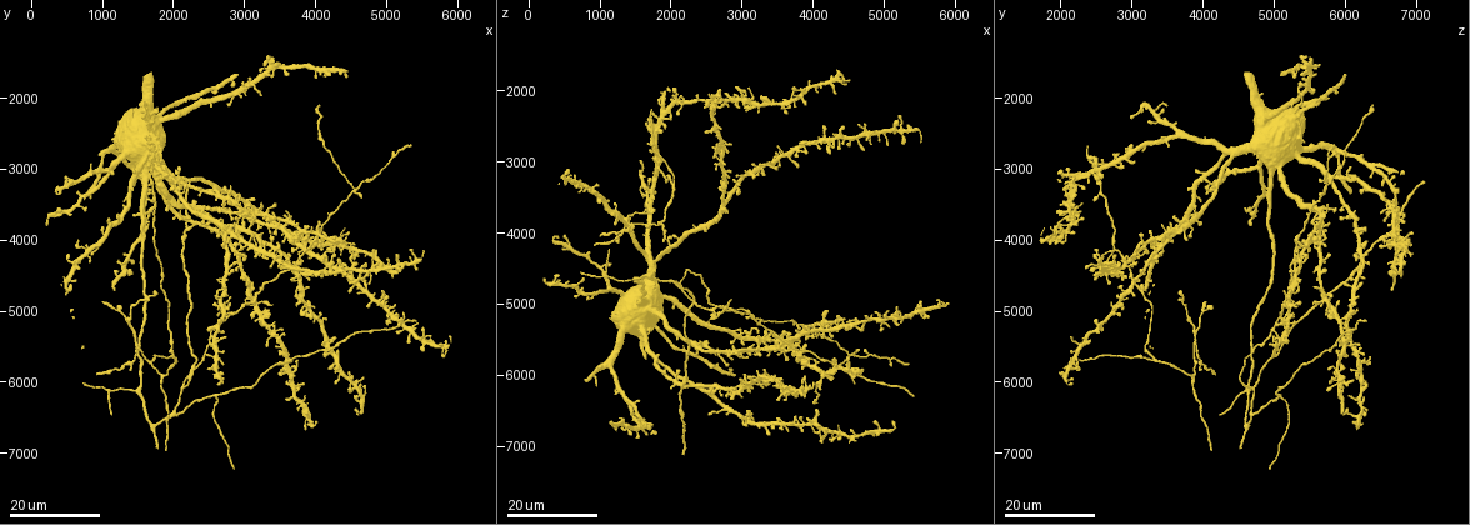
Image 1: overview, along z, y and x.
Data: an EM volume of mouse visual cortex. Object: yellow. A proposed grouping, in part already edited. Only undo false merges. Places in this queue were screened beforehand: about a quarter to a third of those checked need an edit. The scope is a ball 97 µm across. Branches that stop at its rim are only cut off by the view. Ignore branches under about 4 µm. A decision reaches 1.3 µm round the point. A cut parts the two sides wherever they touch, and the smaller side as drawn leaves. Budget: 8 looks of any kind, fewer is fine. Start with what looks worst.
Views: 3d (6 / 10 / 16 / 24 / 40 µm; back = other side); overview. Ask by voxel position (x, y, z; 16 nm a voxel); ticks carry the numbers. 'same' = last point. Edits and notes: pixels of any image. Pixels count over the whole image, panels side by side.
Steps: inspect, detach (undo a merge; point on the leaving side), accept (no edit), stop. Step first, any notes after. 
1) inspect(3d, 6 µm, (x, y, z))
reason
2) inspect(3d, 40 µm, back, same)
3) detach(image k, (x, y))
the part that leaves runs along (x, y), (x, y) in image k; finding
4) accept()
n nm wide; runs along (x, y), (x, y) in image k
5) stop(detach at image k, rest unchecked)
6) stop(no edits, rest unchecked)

inspect(3d, 16 µm, (4550, 3250, 5750))
looks like a crossing

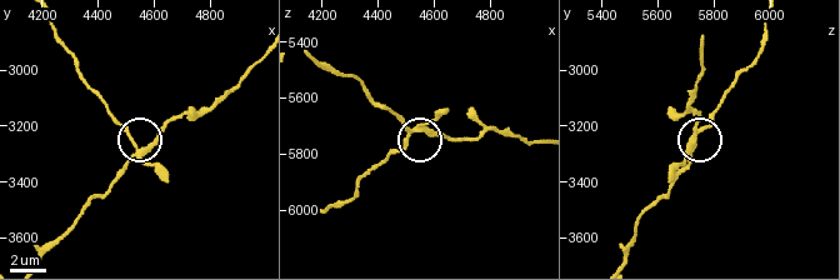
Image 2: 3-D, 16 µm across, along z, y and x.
inspect(3d, 6 µm, (4550, 3290, 5710))

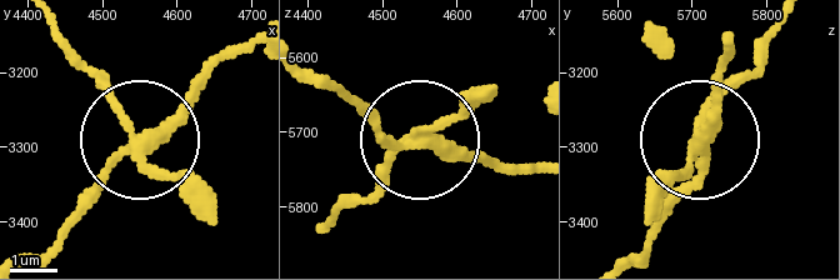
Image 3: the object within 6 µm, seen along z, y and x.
detach(image 3, (186, 183))
side arm 18 µm; 4 arms; two neurons meet here

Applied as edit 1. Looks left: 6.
inspect(3d, 16 µm, (2050, 5700, 3300))
three arms meet

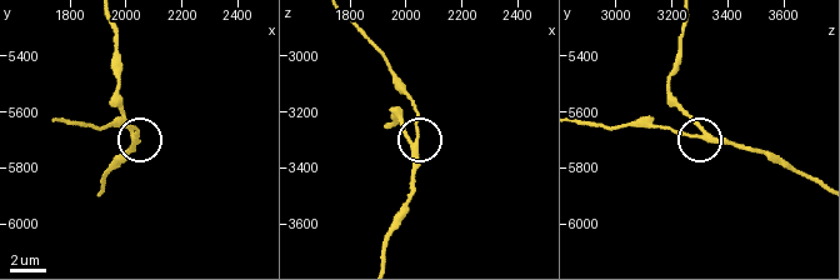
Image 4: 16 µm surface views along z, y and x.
inspect(3d, 6 µm, (2040, 5690, 3300))
closer look

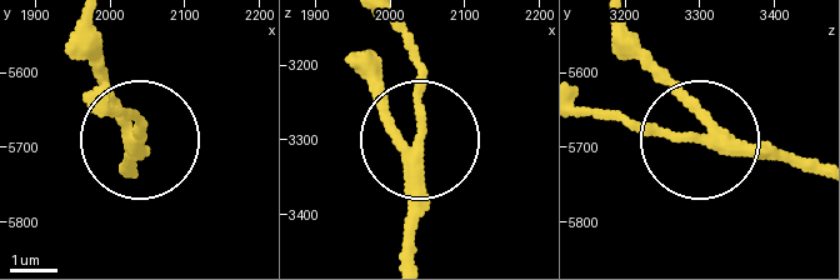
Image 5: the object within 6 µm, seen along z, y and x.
accept()
3 arms; runs along (620, 30), (699, 134), (651, 138), (596, 114) in image 5; all the same neuron

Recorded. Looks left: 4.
inspect(3d, 16 µm, (1500, 6100, 4650))

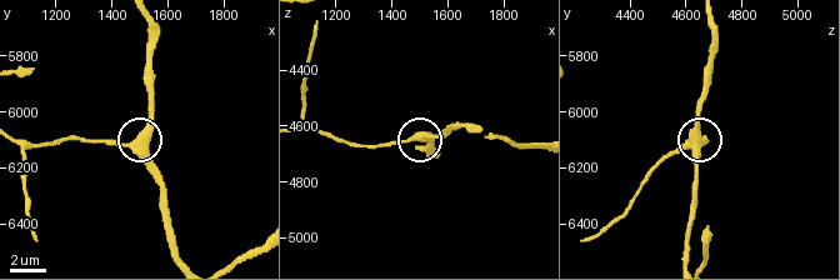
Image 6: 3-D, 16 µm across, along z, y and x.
inspect(3d, 10 µm, (1470, 6130, 4650))
zoom in

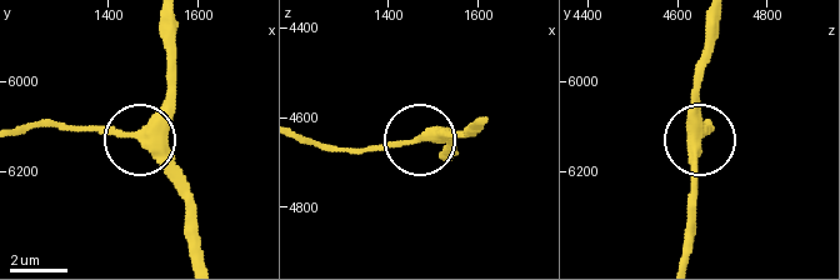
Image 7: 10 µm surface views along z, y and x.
accept()
350 nm wide; all the same neuron

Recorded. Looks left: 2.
inspect(3d, 16 µm, (2150, 6050, 4700))
three-way junction

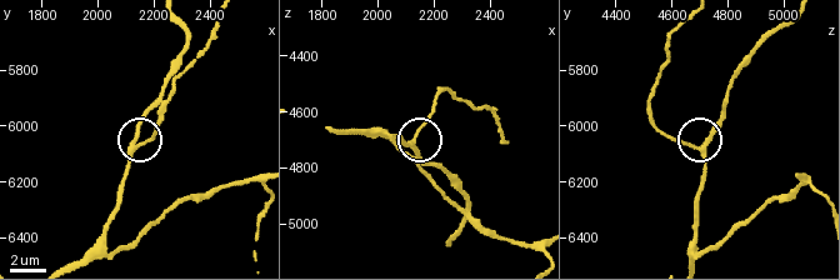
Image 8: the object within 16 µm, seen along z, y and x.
inspect(3d, 6 µm, (2130, 6080, 4700))
closer look

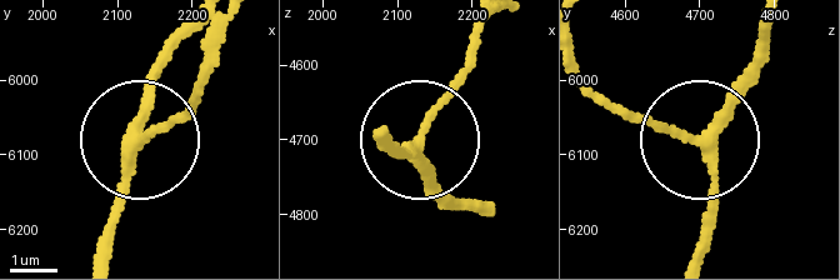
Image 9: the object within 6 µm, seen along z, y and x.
accept()
3 arms; runs along (370, 134), (394, 158), (418, 138), (438, 201) in image 9; one neuron here

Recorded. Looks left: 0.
stop(detach at image 3, rest unchecked)

